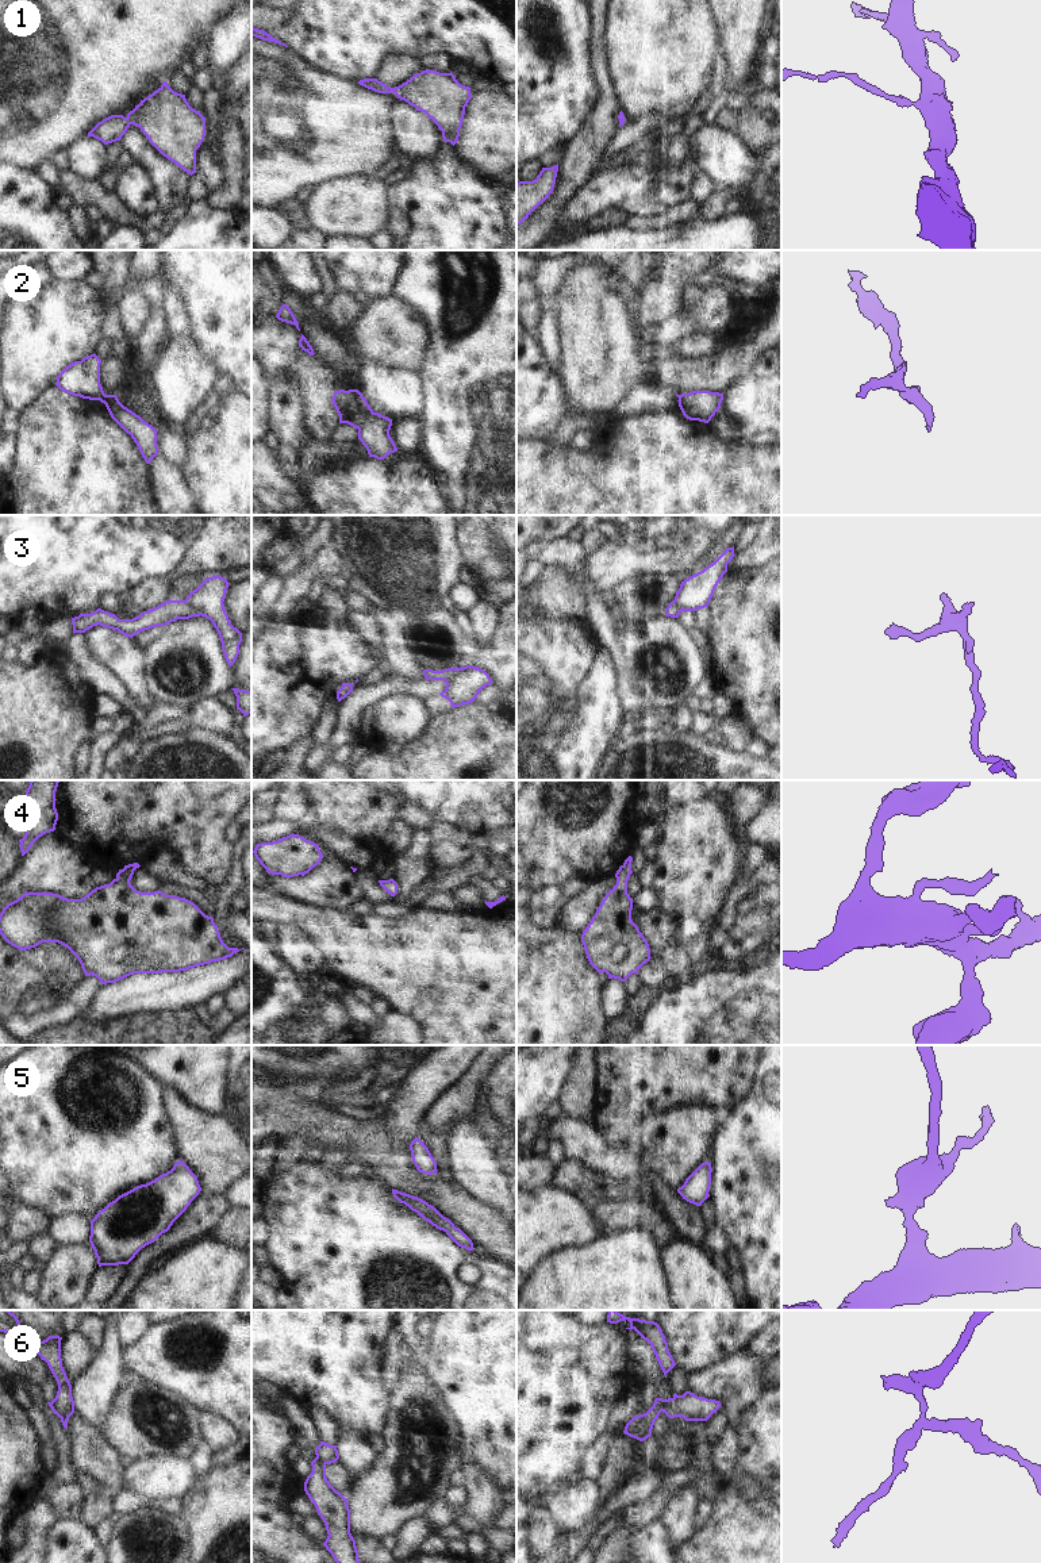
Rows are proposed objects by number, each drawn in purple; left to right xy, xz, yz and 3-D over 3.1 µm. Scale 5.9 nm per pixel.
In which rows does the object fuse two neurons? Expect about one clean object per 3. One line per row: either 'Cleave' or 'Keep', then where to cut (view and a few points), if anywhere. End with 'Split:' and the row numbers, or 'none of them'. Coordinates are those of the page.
1: Keep. No split
2: Cleave. Split along xz (373, 413), (358, 429)
3: Cleave. Split along xz (461, 668), (445, 682)
4: Keep. No split
5: Keep. No split
6: Cleave. Split along yz (665, 1400), (663, 1410)
Split: 2, 3, 6.

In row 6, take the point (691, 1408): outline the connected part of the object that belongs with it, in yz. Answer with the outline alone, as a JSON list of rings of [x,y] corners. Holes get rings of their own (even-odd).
[[[685,1391],[683,1395],[673,1394],[672,1398],[665,1399],[664,1413],[669,1418],[683,1417],[685,1421],[707,1421],[719,1408],[719,1401]]]

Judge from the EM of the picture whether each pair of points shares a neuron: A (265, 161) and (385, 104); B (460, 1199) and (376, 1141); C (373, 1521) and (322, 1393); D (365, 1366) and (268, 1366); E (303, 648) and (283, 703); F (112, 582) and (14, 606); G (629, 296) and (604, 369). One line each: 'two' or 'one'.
A: one
B: one
C: two
D: one
E: one
F: one
G: two

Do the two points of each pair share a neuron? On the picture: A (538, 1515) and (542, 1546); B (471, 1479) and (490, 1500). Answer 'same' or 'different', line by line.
A: same
B: same

